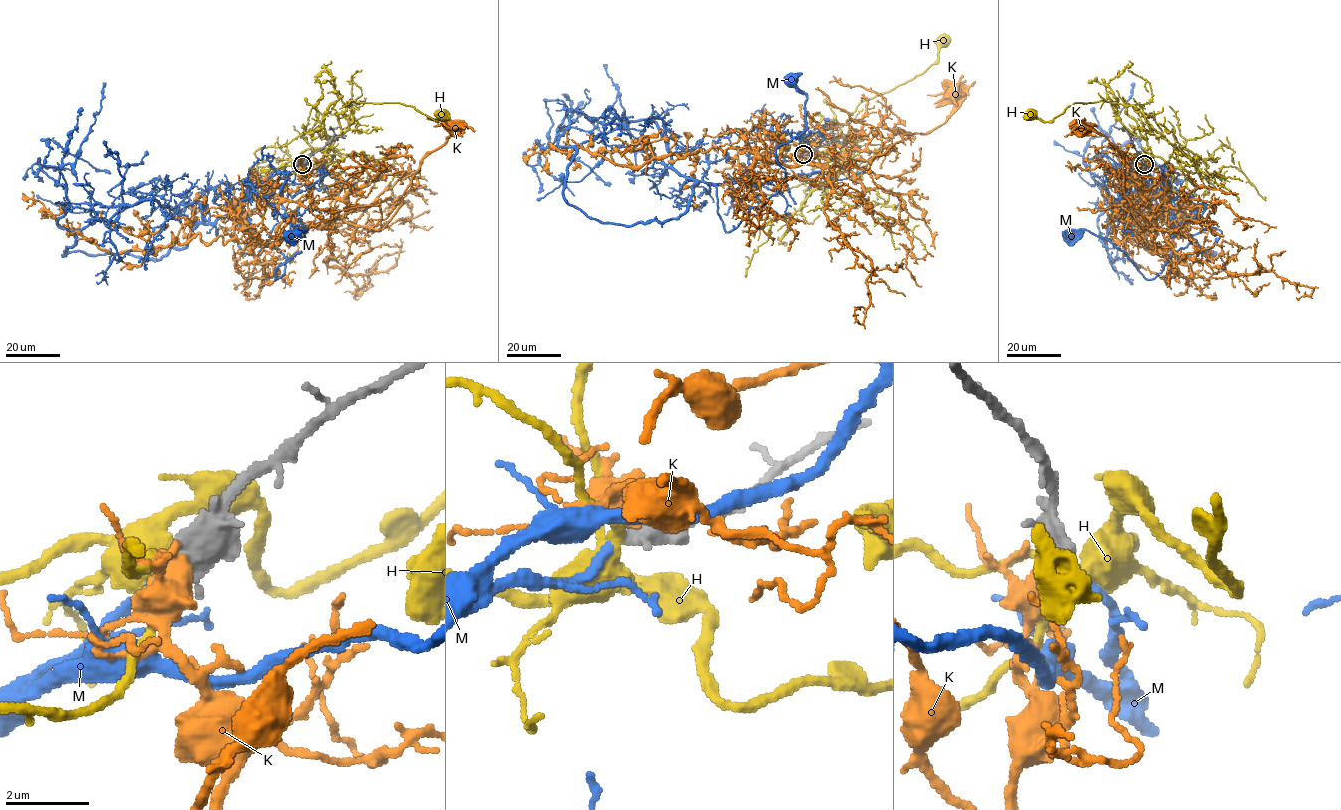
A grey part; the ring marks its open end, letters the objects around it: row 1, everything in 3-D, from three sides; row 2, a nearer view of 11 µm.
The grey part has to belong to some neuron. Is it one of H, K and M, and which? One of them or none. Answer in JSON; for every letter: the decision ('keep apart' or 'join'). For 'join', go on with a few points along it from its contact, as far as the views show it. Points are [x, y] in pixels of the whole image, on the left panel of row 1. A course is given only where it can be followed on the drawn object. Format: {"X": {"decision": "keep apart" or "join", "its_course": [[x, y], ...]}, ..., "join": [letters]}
{"H": {"decision": "keep apart"}, "K": {"decision": "keep apart"}, "M": {"decision": "join", "its_course": [[303, 164], [215, 225], [243, 253], [277, 248], [276, 279], [306, 247], [306, 230], [290, 236]]}, "join": ["M"]}

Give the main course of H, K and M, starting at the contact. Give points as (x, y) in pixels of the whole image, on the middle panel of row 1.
H: (803, 154), (810, 165), (835, 157), (858, 105), (925, 72), (940, 40)
K: (803, 153), (843, 156), (846, 164), (869, 160), (904, 134), (928, 133), (940, 126), (951, 114), (953, 95)
M: (803, 154), (716, 186), (724, 229), (761, 209), (786, 179), (775, 149), (807, 127), (806, 95), (790, 79)

